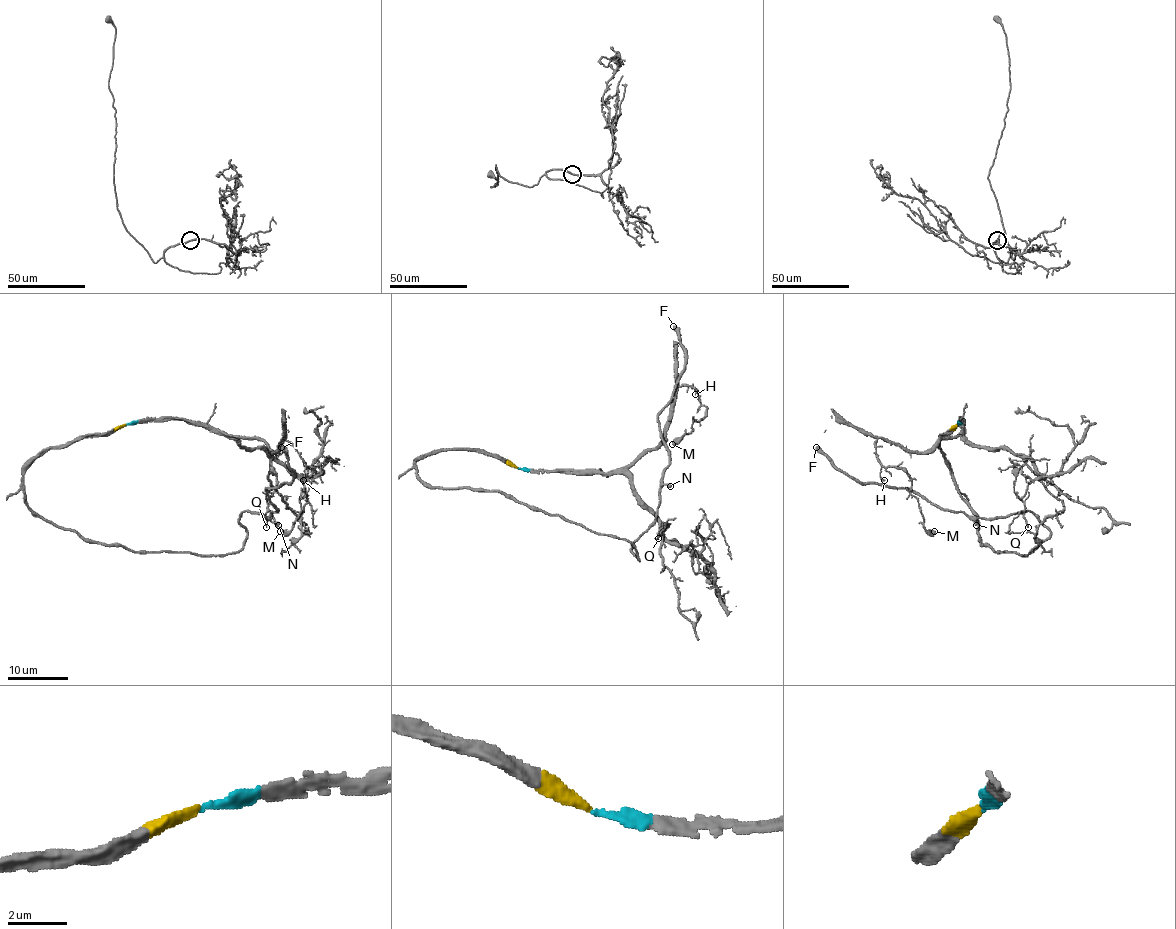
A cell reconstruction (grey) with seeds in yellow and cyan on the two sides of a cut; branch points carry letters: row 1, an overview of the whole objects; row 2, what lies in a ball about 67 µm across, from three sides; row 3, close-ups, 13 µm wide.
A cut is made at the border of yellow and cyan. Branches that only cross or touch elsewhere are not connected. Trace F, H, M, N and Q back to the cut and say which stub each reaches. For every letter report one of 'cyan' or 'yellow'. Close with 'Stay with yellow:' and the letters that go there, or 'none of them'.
F: yellow
H: cyan
M: cyan
N: yellow
Q: cyan
Stay with yellow: F, N

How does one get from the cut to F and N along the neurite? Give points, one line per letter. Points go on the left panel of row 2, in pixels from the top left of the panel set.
F: (125, 425), (46, 447), (24, 502), (135, 551), (235, 553), (292, 481), (282, 447)
N: (125, 425), (46, 447), (24, 473), (24, 502), (84, 538), (137, 551), (235, 553), (245, 511), (278, 524)

